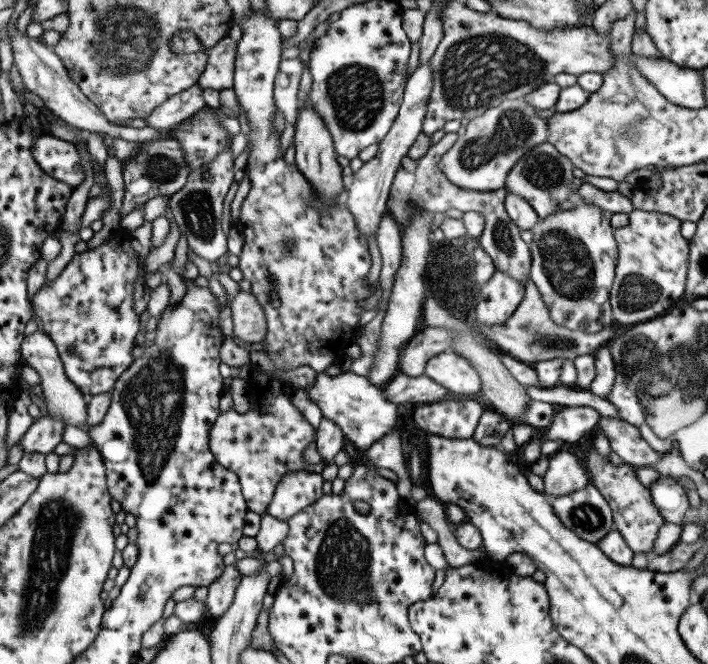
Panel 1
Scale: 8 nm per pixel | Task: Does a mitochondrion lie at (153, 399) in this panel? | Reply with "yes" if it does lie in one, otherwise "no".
yes

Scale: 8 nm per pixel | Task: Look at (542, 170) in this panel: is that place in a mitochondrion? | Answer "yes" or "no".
yes

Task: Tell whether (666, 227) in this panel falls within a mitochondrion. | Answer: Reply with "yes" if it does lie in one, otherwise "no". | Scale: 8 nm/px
no

